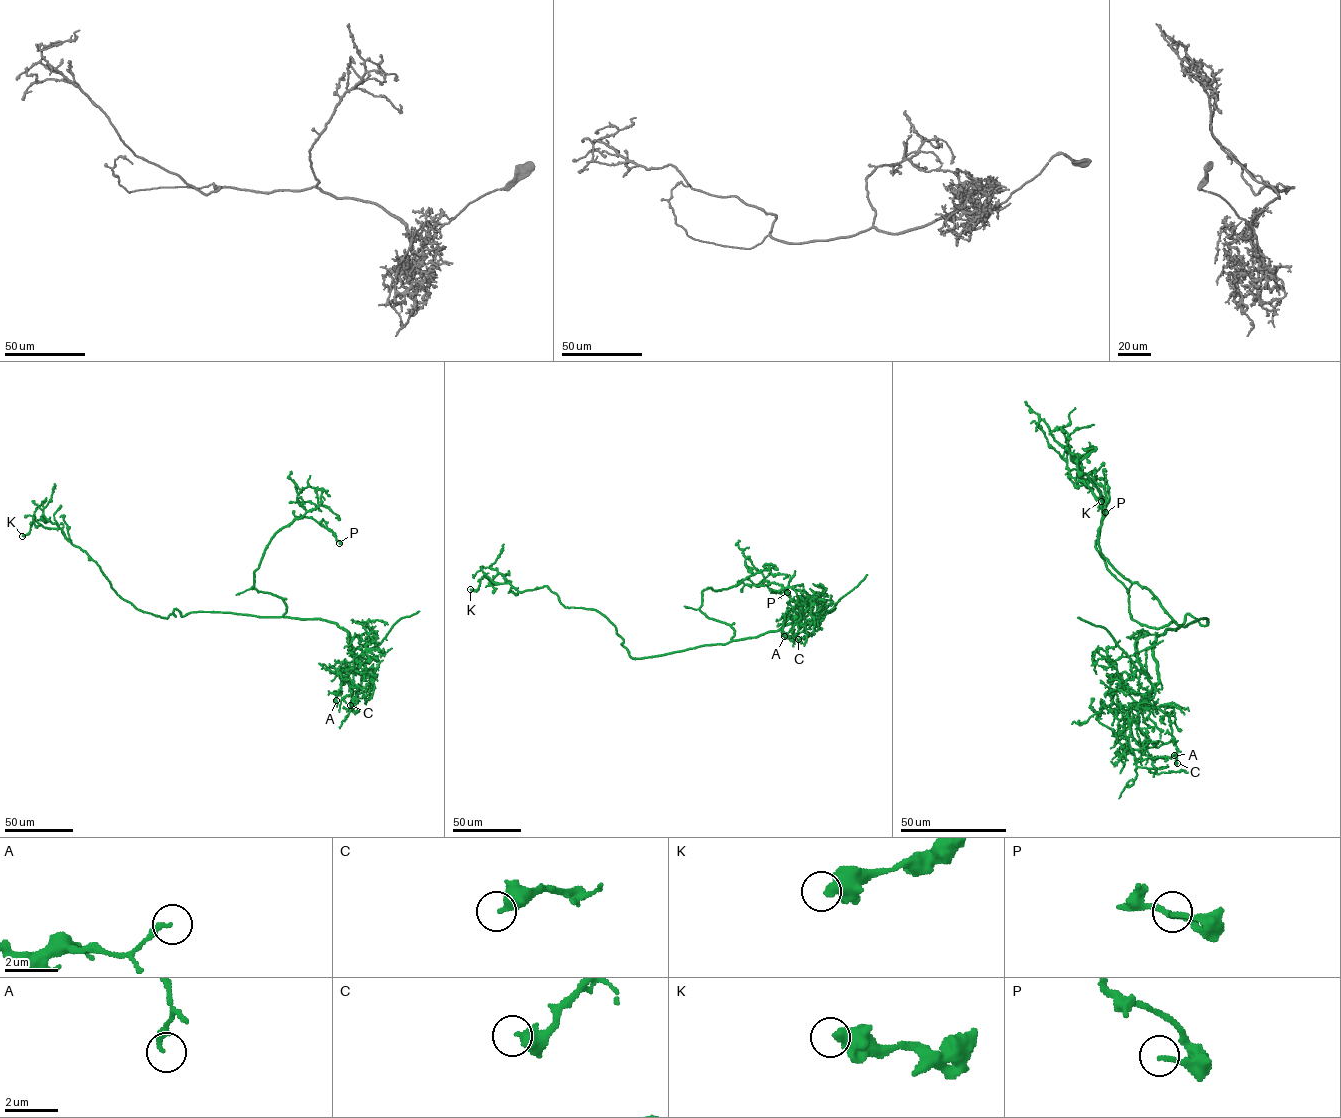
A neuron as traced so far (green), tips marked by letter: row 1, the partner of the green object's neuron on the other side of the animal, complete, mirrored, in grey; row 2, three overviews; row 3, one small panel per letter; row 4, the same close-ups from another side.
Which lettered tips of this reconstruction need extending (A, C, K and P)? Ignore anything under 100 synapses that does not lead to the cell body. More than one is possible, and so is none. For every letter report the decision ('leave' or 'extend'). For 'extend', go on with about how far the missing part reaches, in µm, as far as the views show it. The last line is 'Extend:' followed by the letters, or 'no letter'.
A: leave
C: leave
K: leave
P: leave
Extend: no letter

